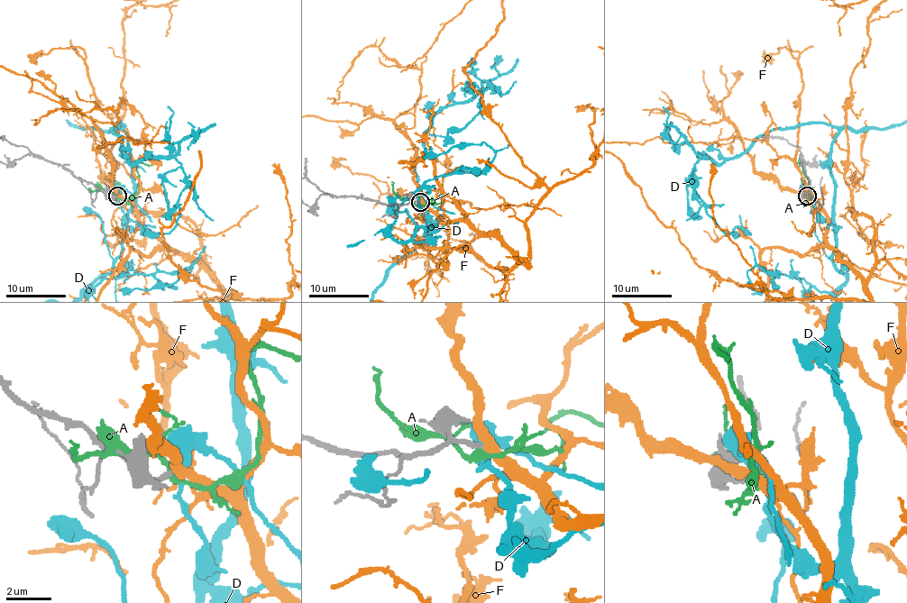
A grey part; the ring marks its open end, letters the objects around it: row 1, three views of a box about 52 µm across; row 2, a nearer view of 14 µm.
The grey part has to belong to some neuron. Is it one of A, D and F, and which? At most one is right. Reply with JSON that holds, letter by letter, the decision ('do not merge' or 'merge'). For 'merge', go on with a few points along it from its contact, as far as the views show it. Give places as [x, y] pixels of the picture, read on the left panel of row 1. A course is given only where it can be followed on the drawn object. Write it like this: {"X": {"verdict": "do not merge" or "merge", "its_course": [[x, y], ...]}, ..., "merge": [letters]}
{"A": {"verdict": "do not merge"}, "D": {"verdict": "do not merge"}, "F": {"verdict": "merge"}, "merge": ["F"]}

